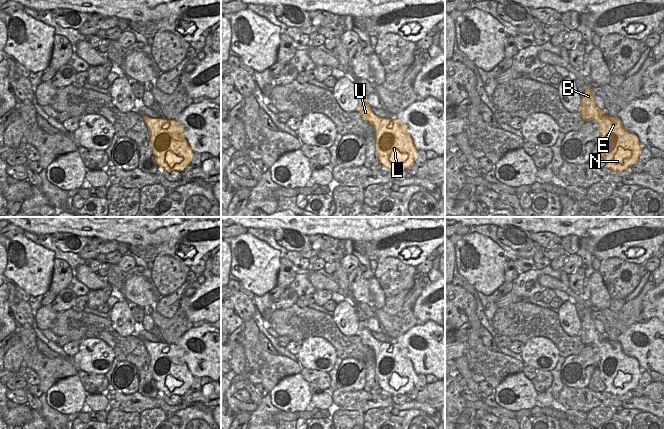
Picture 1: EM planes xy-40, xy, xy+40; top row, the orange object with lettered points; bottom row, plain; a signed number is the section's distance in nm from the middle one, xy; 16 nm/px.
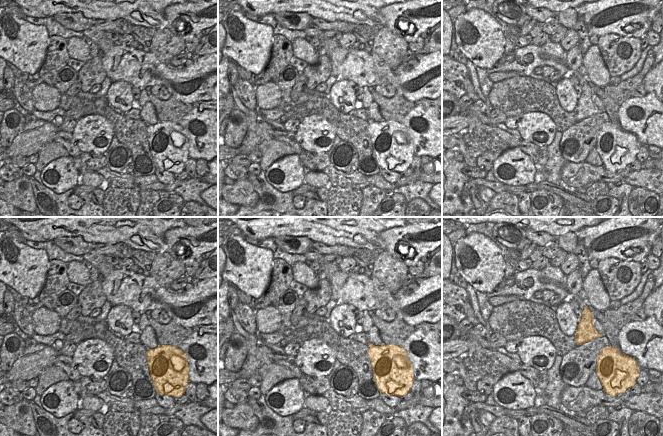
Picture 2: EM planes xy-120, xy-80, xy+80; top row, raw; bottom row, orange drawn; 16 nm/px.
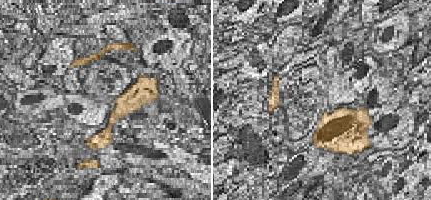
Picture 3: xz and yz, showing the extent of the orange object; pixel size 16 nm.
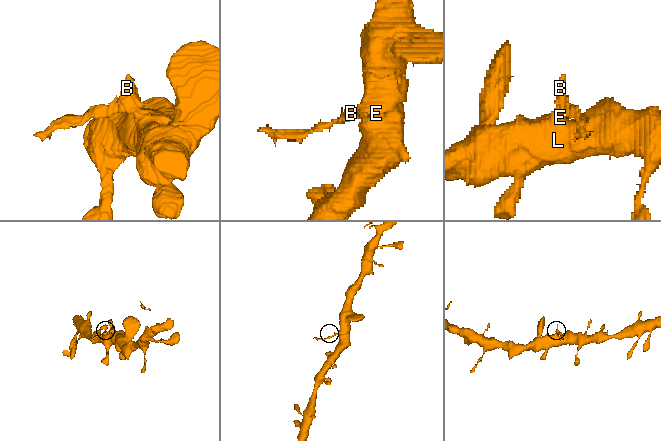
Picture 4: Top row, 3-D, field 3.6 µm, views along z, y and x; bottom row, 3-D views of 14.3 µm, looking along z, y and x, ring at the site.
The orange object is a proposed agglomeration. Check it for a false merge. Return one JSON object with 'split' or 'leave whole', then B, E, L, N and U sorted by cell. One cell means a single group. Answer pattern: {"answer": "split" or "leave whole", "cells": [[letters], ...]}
{"answer": "split", "cells": [["B", "U"], ["E", "L", "N"]]}

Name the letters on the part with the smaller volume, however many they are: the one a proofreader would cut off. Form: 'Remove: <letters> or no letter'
Remove: B, U

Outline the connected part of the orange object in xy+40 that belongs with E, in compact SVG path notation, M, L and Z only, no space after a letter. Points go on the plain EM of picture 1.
M599 338L591 344L599 348L600 378L607 392L621 396L639 385L642 373L639 363L623 351L618 341Z

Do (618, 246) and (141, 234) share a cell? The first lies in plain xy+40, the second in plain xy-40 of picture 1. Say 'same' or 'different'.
different

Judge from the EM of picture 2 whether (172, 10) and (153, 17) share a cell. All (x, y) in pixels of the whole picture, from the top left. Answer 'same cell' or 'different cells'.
different cells

